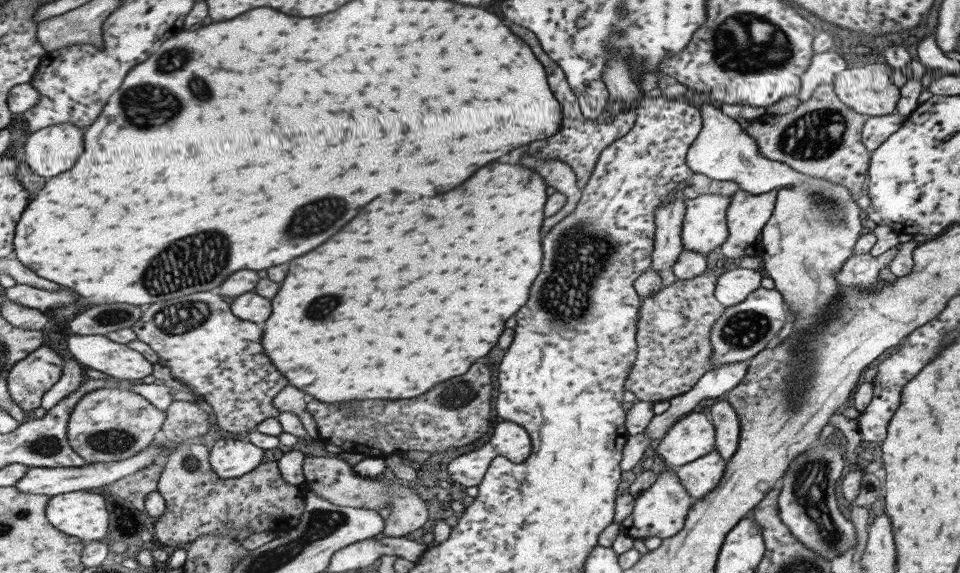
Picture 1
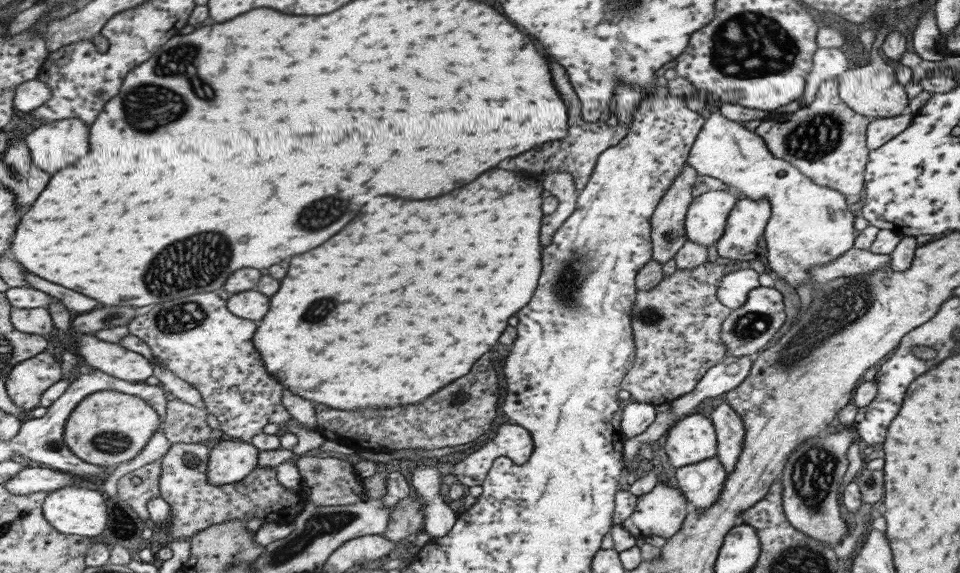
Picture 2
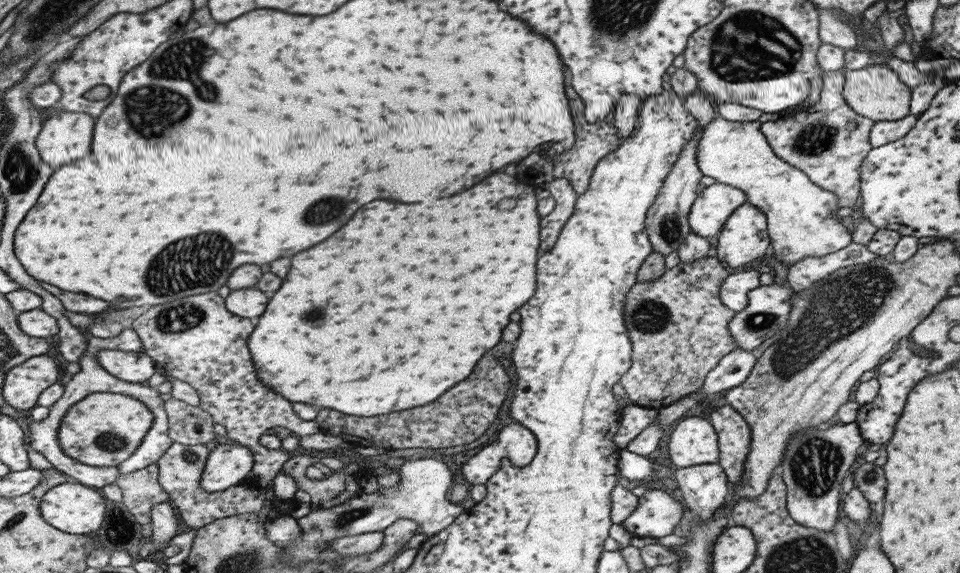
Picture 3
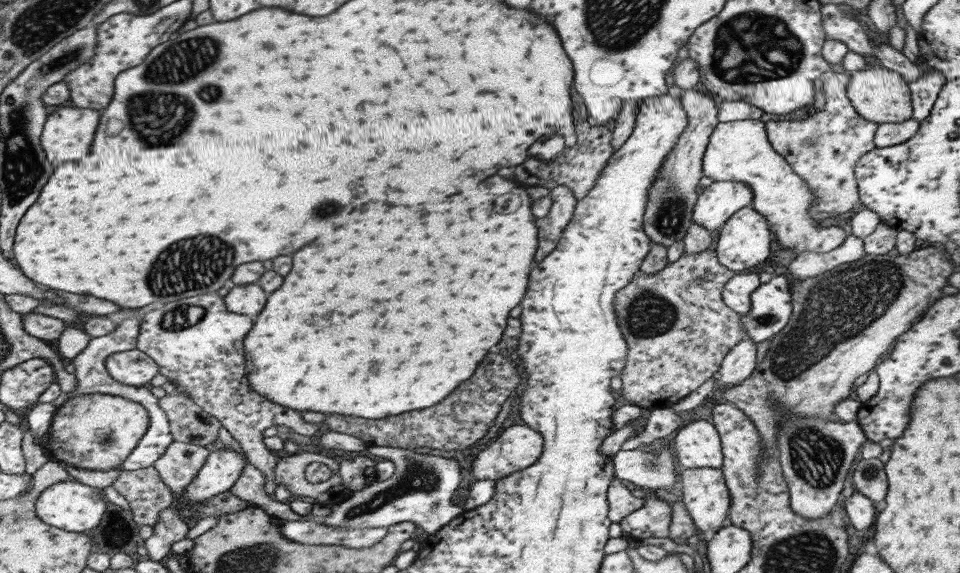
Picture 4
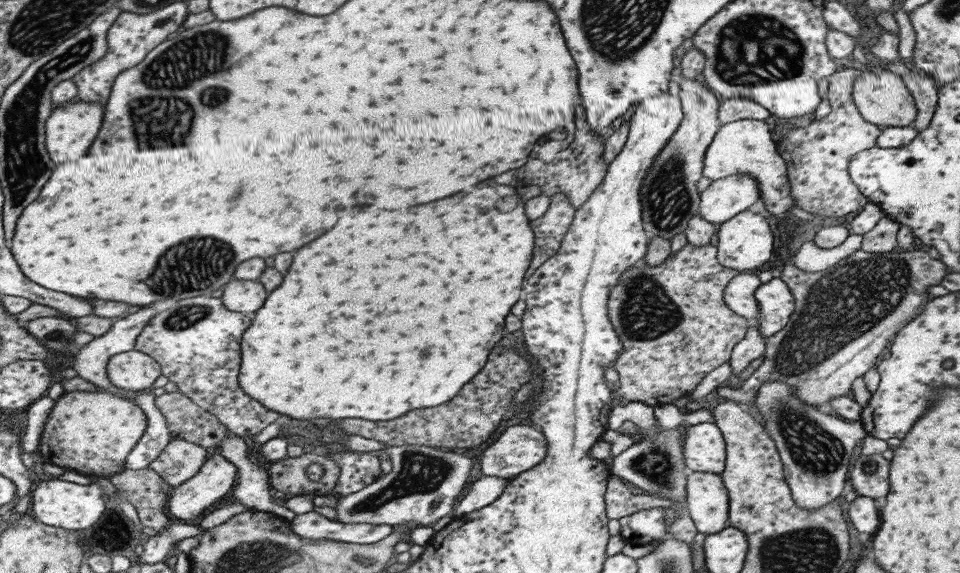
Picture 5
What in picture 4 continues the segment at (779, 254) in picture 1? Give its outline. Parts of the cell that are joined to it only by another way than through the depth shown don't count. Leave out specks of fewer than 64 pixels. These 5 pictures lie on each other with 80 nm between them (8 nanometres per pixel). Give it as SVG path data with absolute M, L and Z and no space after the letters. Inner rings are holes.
M763 121L718 122L709 135L701 164L703 176L717 182L742 182L751 189L752 208L767 219L781 248L792 250L795 255L806 250L827 252L838 248L845 240L845 232L837 225L819 227L813 221L810 206L814 194L805 179L795 174L783 157L772 149Z

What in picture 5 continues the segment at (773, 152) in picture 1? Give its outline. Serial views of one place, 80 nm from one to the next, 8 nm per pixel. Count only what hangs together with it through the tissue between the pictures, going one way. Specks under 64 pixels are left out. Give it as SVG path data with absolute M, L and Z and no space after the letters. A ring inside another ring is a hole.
M845 68L825 77L825 96L829 100L831 112L822 119L813 120L803 128L784 124L773 128L779 134L779 140L774 142L774 145L779 156L785 161L790 182L789 192L795 199L796 206L805 212L820 214L829 221L859 210L867 202L850 179L848 164L854 154L875 146L881 128L865 122L853 103L853 81L860 72L857 69Z

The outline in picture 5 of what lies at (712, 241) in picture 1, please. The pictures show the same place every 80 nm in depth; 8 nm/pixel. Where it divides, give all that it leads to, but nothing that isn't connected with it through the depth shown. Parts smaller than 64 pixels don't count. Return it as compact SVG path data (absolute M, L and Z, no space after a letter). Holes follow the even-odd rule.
M732 174L710 181L700 192L696 214L711 224L721 224L747 210L760 198L757 183L746 174Z

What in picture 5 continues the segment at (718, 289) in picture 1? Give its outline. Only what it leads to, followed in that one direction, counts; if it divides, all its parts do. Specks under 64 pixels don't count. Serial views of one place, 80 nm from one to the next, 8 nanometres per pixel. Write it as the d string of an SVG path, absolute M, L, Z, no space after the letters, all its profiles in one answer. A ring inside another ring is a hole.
M740 272L729 279L722 299L729 310L746 320L755 320L758 316L757 303L753 293L760 285L757 275Z

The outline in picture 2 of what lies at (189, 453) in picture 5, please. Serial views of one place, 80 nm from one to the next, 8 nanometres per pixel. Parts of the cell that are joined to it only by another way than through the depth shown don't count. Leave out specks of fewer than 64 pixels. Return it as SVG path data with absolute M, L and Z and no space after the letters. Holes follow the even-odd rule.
M177 443L172 444L162 456L158 490L159 496L171 510L171 520L164 528L169 538L188 540L200 530L237 519L247 522L251 518L258 518L262 524L271 523L275 518L281 519L281 513L289 523L300 514L304 501L298 492L279 486L275 470L255 468L246 478L233 485L209 486L205 478L209 452L207 446L201 443ZM267 511L269 515L277 516L266 518Z

